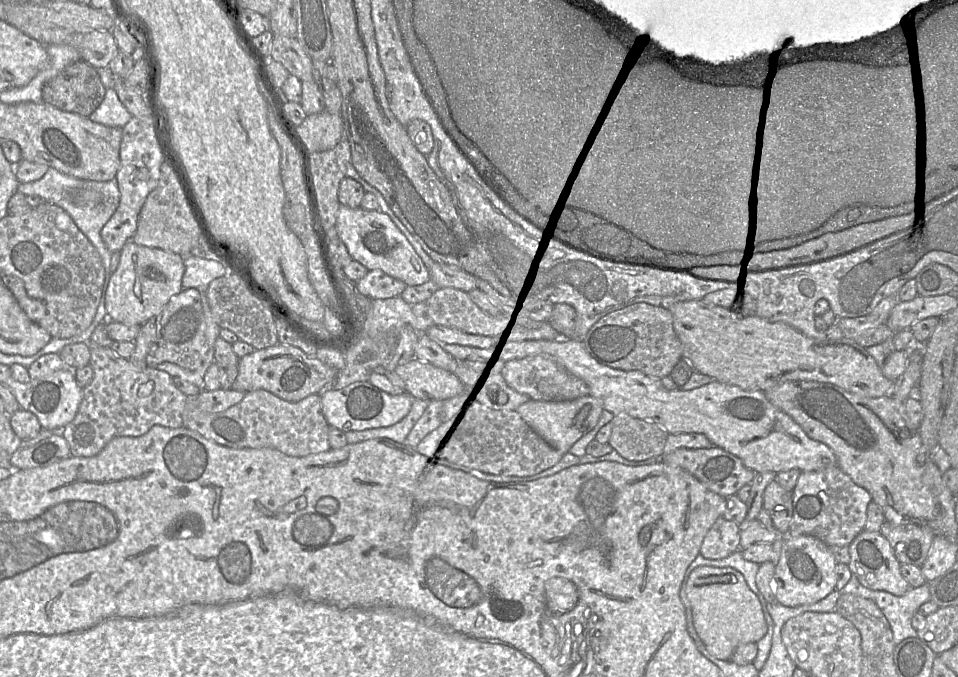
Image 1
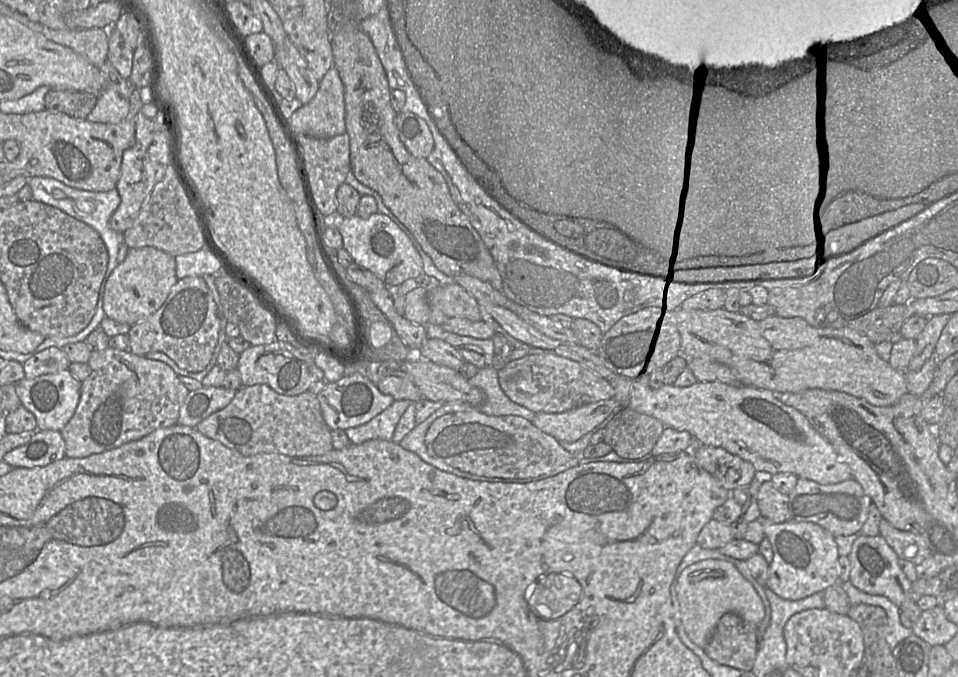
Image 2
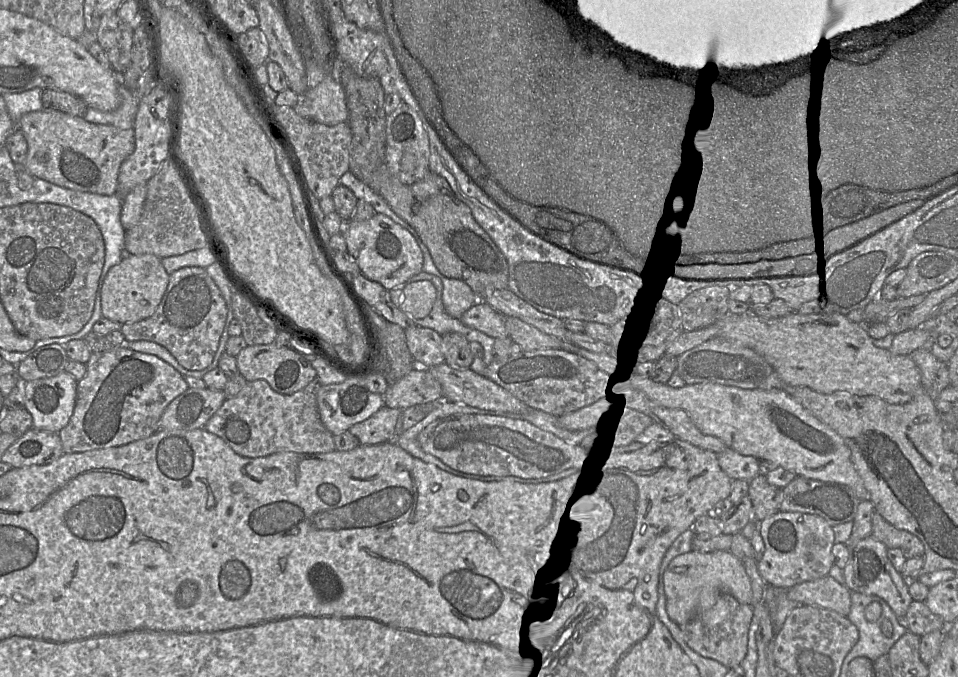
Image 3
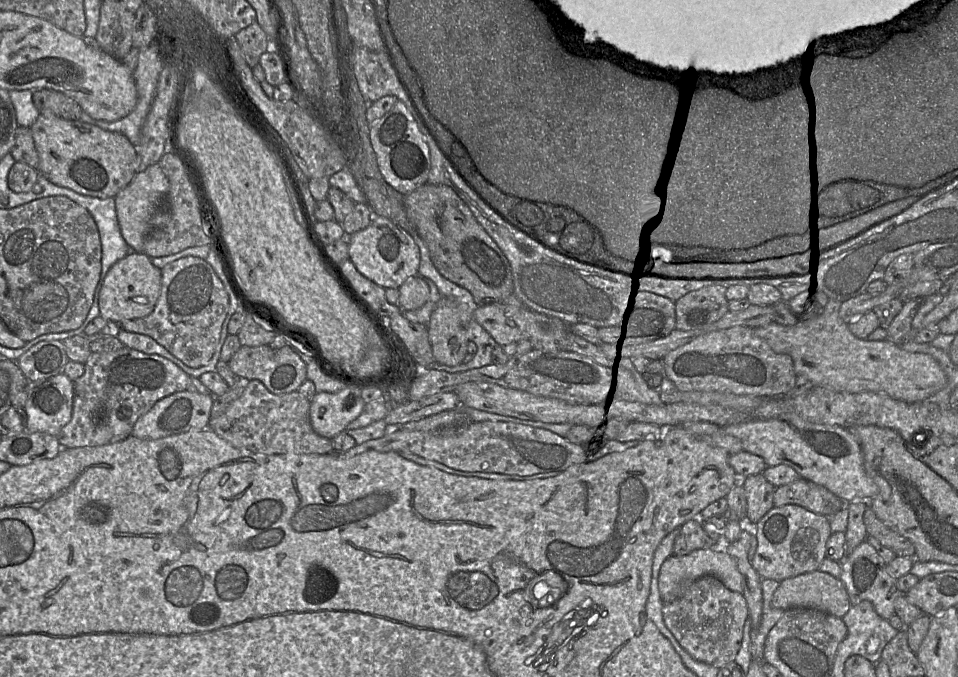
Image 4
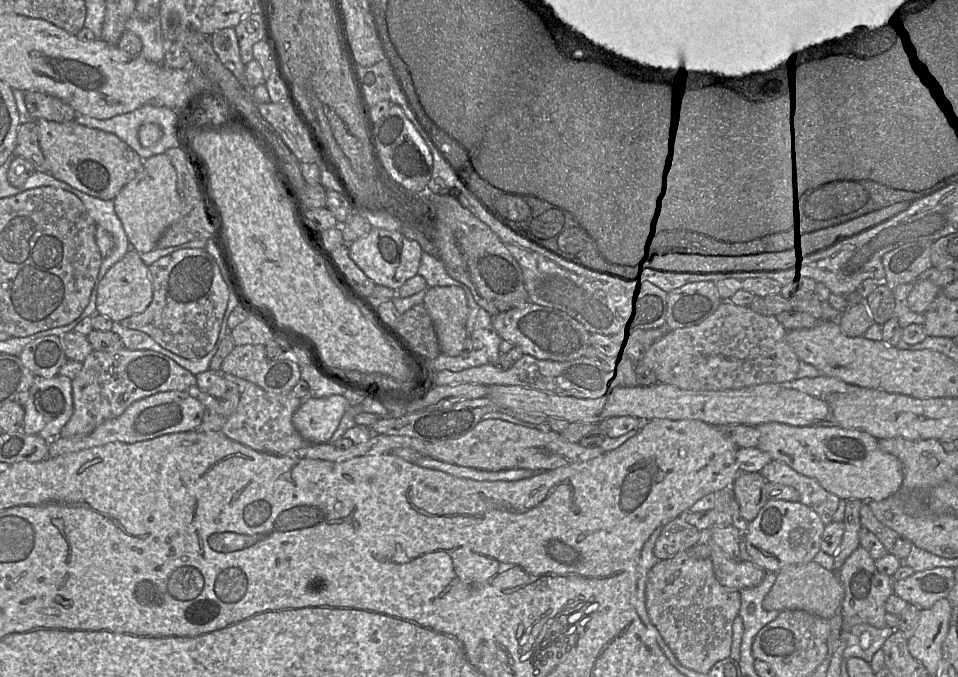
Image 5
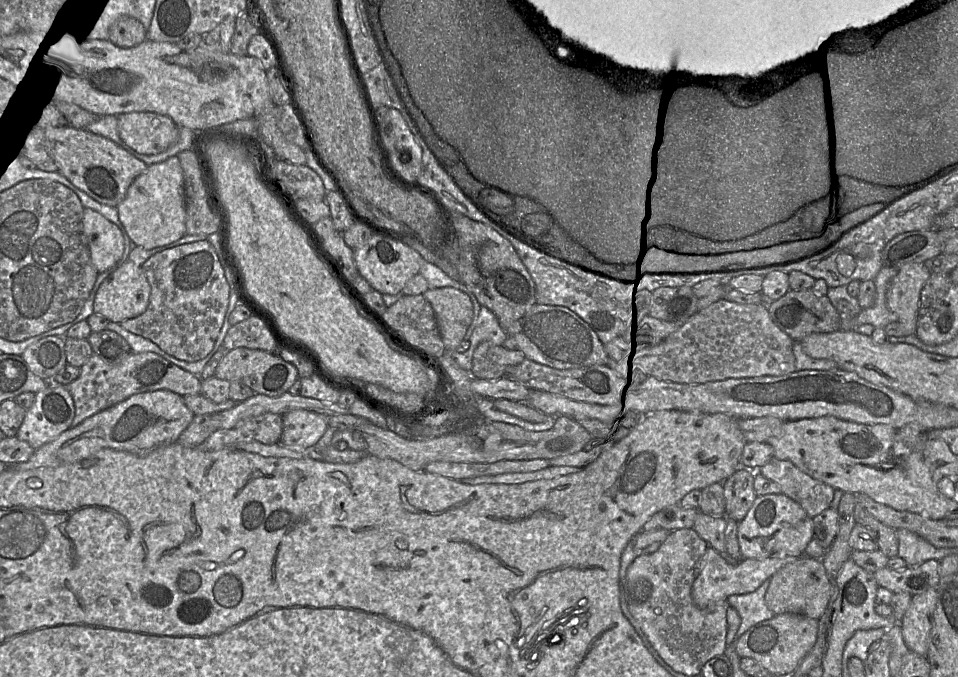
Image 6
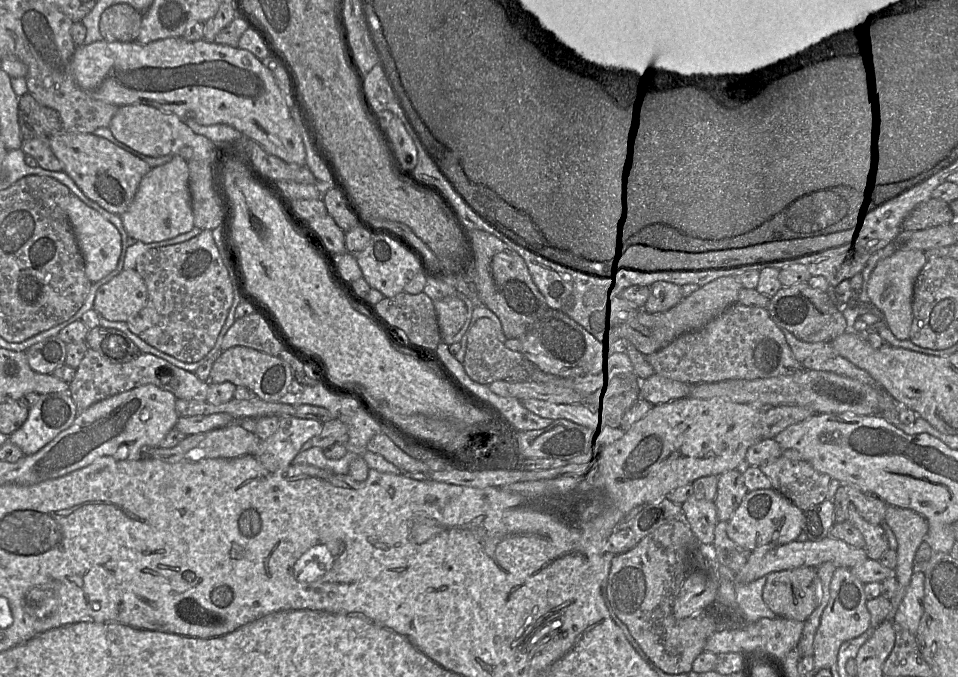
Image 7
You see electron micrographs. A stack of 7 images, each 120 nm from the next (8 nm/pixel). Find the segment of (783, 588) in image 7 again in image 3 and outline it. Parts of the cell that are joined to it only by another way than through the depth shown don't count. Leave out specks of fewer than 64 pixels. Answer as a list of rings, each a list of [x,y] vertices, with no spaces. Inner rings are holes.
[[[829,575],[795,585],[786,594],[792,601],[833,610],[842,616],[851,609],[850,590]]]

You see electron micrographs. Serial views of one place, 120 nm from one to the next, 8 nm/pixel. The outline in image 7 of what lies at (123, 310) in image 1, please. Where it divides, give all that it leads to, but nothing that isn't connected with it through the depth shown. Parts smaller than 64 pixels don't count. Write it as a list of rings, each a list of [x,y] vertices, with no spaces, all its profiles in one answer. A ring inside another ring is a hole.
[[[123,269],[96,292],[93,309],[109,321],[127,322],[147,302],[147,288],[135,269]]]

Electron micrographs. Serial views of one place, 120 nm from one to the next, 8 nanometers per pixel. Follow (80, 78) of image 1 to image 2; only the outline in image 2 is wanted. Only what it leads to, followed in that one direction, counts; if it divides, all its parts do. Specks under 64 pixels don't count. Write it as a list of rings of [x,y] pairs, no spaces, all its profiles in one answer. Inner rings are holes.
[[[50,89],[44,97],[45,109],[86,118],[95,107],[99,95],[86,91]]]

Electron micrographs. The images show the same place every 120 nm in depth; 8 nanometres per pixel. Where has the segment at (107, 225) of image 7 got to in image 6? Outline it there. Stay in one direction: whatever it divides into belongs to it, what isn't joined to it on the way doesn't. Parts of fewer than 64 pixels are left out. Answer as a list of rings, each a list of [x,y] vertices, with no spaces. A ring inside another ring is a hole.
[[[84,207],[82,224],[91,262],[102,273],[120,260],[124,252],[122,233],[113,222],[90,208]]]

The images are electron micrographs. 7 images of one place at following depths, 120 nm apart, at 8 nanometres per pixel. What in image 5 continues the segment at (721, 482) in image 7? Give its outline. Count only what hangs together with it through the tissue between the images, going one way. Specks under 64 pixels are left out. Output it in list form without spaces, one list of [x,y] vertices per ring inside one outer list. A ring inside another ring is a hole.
[[[739,472],[730,486],[732,496],[739,504],[740,514],[748,523],[767,502],[765,479],[760,472]]]

